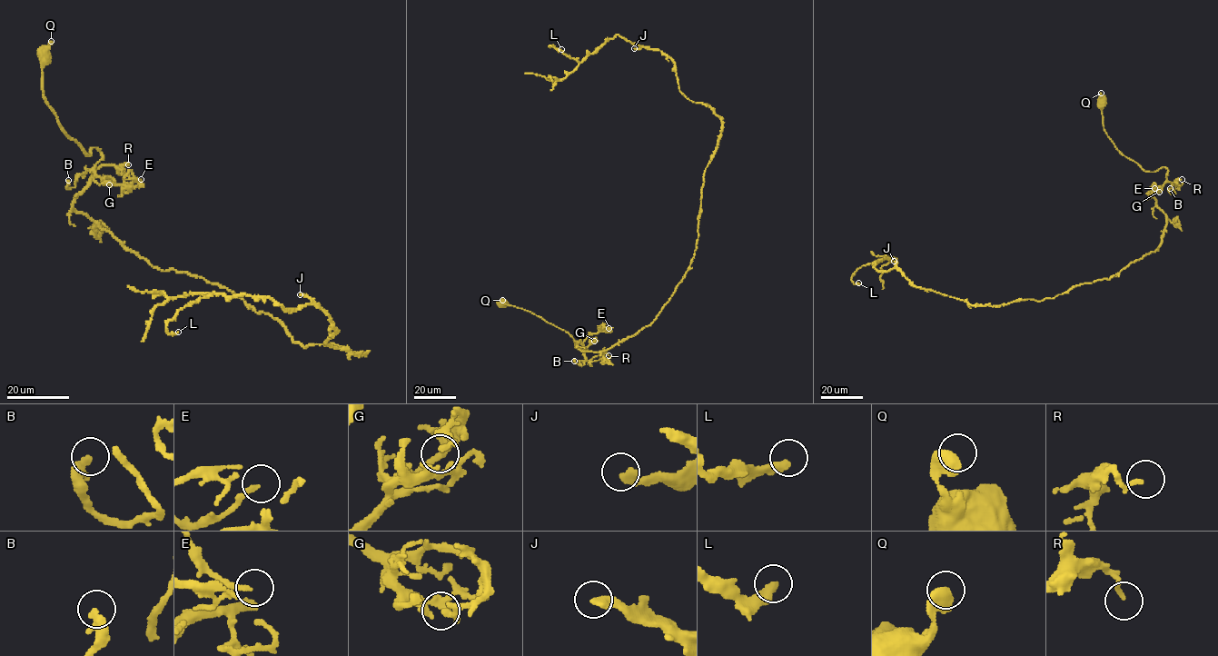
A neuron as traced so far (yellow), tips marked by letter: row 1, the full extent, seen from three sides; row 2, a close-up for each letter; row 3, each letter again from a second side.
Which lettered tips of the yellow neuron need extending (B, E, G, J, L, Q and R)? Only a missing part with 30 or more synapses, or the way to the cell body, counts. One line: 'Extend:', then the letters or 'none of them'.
Extend: none of them

